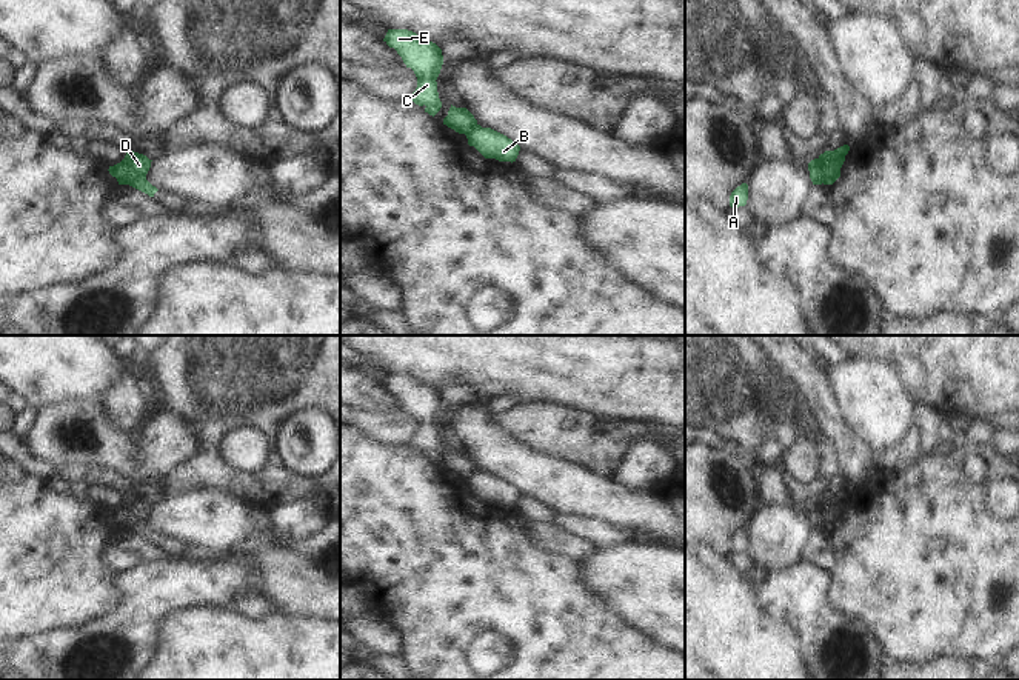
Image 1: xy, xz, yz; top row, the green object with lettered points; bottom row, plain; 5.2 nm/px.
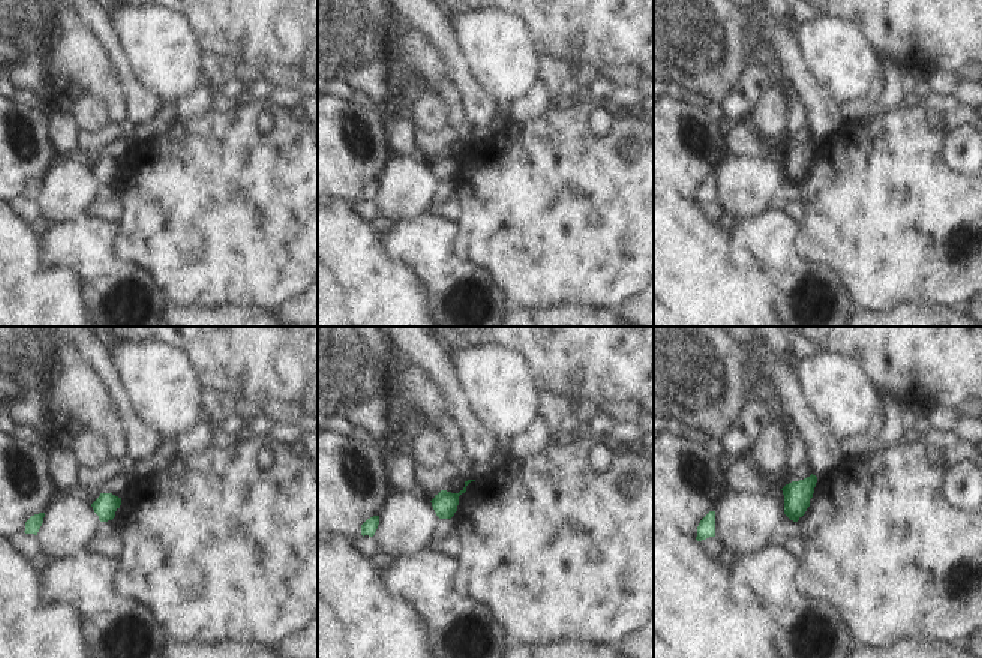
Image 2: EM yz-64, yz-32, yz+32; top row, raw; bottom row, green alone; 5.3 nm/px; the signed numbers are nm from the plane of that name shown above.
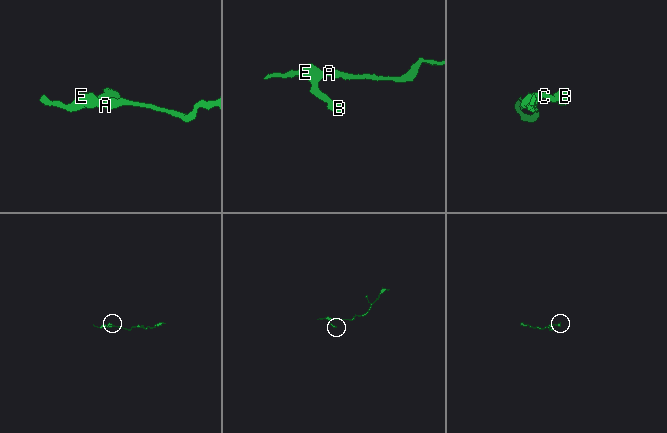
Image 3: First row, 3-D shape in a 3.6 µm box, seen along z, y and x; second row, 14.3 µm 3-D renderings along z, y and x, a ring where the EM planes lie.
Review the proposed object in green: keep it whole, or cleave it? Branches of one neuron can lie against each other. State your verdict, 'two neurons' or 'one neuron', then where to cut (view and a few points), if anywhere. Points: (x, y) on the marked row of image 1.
two neurons | yz (818, 159), (824, 182)

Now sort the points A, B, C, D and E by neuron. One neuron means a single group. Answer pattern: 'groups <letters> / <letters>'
groups A C E / B D

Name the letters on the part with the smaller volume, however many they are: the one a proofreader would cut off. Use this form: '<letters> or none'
B, D

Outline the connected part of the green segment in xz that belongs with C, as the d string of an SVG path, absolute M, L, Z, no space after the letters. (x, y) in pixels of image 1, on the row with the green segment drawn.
M388 29L383 42L397 51L417 77L417 88L409 100L425 105L425 112L434 117L442 108L436 82L443 65L442 49L408 29Z

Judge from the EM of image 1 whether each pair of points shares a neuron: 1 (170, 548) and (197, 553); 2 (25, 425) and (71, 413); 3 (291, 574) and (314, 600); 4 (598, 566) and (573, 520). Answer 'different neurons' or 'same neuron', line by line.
1: same neuron
2: different neurons
3: same neuron
4: different neurons

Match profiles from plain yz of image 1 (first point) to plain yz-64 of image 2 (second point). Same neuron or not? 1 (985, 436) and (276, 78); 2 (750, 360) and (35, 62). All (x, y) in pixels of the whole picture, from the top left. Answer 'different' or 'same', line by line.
1: different
2: same

